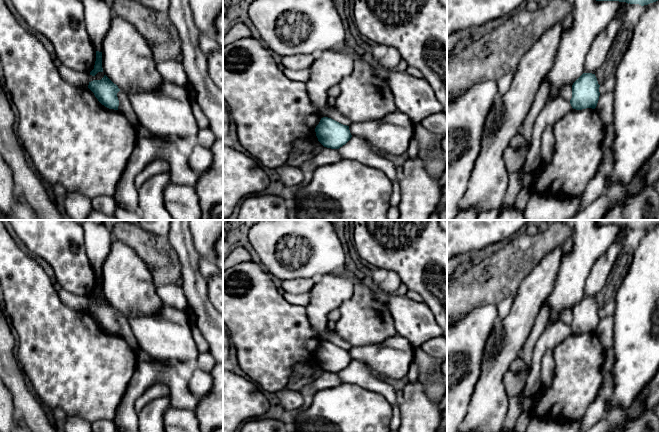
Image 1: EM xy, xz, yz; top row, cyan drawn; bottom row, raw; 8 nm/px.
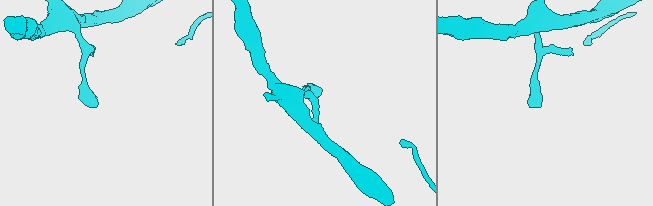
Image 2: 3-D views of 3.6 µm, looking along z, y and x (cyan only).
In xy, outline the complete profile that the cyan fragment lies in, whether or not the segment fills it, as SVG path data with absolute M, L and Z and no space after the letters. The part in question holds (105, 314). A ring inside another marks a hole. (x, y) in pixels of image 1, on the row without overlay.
M106 299L101 304L89 306L88 312L102 329L109 333L118 334L119 324L117 317L120 313Z

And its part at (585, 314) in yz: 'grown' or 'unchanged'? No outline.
unchanged

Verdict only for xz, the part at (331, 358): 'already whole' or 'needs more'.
already whole

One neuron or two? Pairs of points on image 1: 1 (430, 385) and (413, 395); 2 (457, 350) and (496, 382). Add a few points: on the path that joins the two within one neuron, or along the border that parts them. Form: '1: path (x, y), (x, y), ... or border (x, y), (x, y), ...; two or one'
1: border (418, 378), (424, 386), (425, 393), (436, 402); two
2: border (485, 346), (482, 352), (481, 372), (473, 391); two

